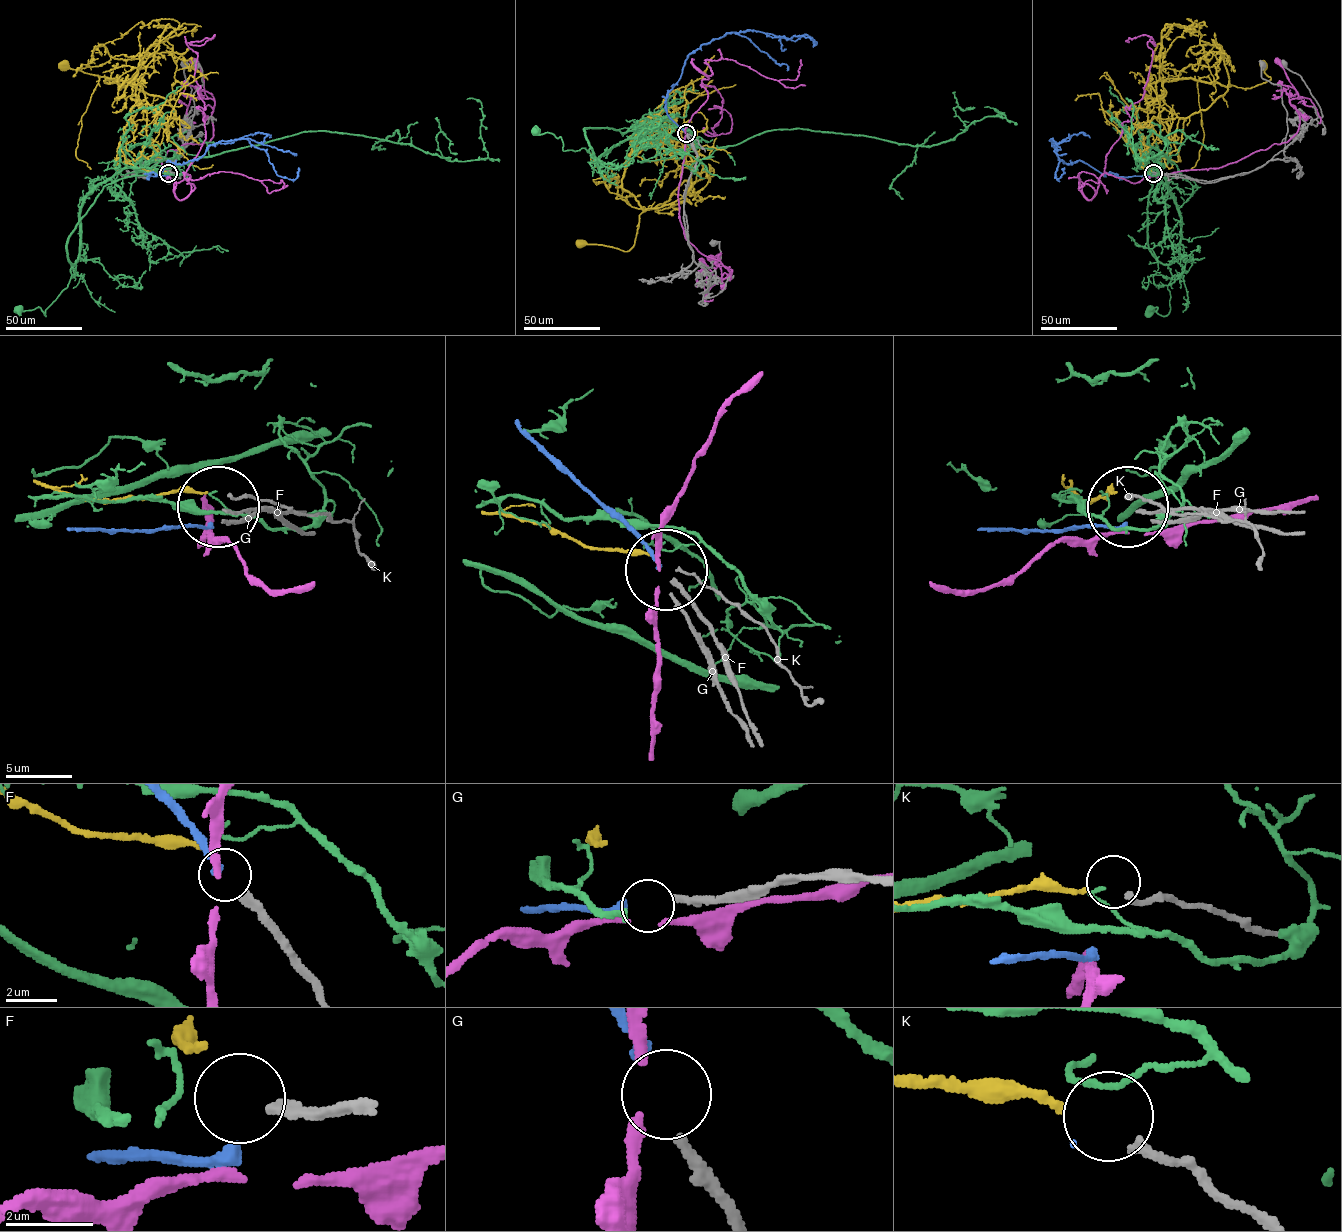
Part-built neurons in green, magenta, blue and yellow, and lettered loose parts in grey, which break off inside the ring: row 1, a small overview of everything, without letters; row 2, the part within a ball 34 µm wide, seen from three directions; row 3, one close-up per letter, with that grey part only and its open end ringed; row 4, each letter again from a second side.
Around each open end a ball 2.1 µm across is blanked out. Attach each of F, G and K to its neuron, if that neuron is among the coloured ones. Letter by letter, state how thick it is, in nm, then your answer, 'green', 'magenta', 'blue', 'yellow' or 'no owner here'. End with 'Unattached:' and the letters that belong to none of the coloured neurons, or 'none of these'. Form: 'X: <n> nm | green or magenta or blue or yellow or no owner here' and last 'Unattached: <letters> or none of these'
F: 280 nm | no owner here
G: 260 nm | blue
K: 240 nm | yellow
Unattached: F

